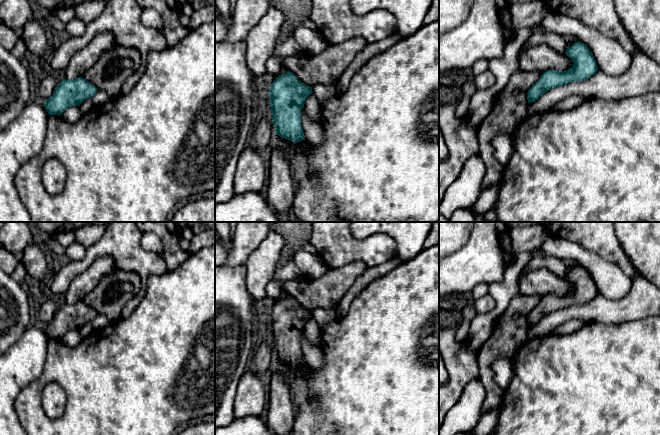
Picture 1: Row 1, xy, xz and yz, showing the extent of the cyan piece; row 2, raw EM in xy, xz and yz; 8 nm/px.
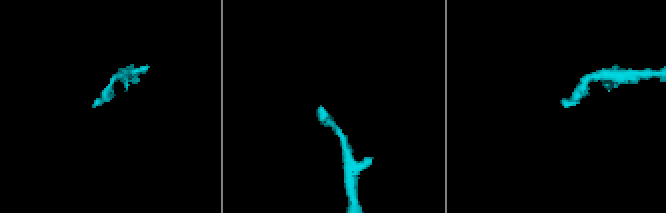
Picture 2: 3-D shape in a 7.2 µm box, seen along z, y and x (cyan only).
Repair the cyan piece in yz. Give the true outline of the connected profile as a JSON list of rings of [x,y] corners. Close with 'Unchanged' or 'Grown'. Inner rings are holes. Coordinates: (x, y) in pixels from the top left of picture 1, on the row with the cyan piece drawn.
[[[577,41],[571,47],[567,47],[564,53],[572,59],[573,66],[564,71],[548,70],[542,73],[527,93],[528,103],[536,101],[548,90],[570,82],[586,80],[597,72],[595,58],[586,44]]]. Unchanged

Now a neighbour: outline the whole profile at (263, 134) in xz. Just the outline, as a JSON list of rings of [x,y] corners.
[[[267,92],[262,97],[256,124],[251,135],[251,142],[258,153],[261,149],[273,144],[275,129],[272,123],[272,117],[270,97]]]

